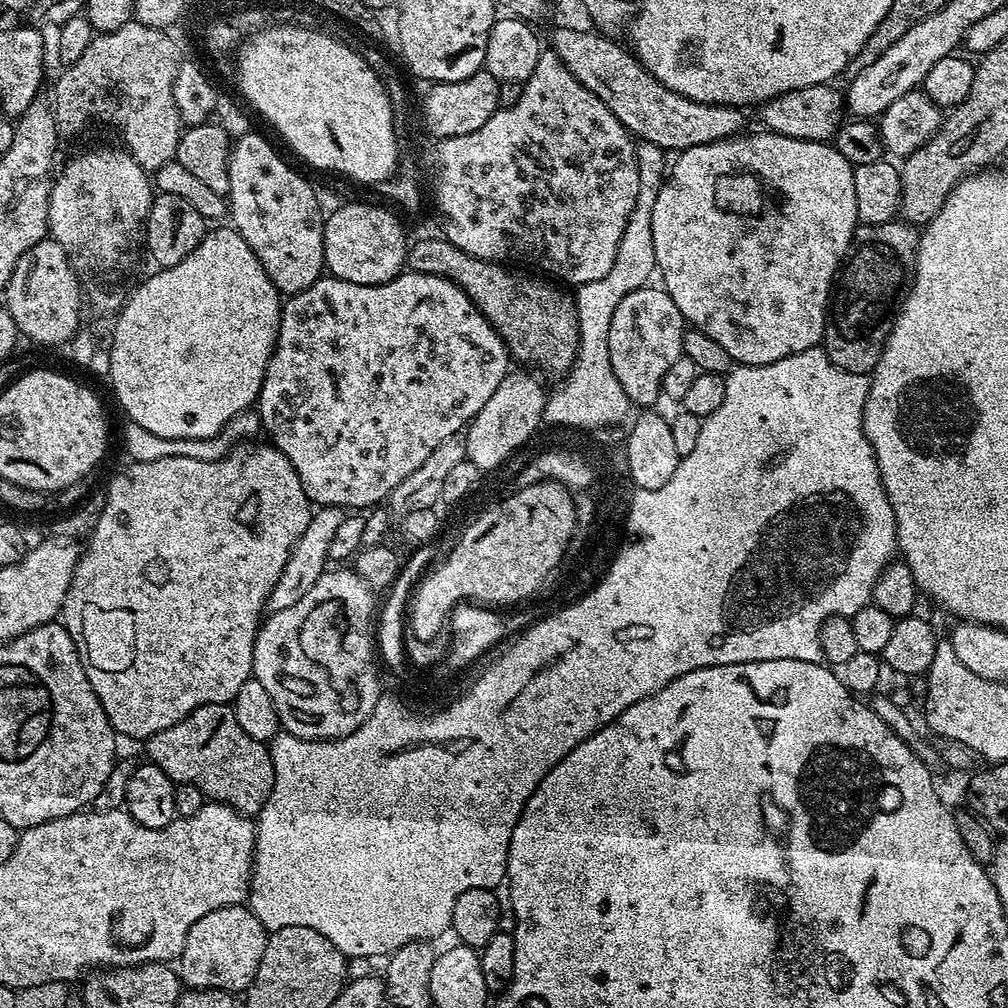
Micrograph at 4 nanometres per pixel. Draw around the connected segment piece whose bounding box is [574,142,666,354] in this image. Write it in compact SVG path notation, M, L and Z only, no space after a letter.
M640 142L636 144L636 161L638 162L638 198L634 202L634 210L626 222L626 230L622 230L622 238L618 242L618 254L614 254L614 266L602 278L594 282L586 282L575 289L574 297L577 310L577 324L580 331L580 342L577 350L592 350L600 354L600 350L610 350L610 318L614 318L614 310L626 294L645 287L649 283L648 275L657 271L654 254L654 226L652 211L654 201L658 198L658 190L666 179L665 149Z

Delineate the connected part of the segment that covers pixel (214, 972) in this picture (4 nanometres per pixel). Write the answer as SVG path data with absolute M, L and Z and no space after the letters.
M231 904L218 910L210 910L206 918L198 918L194 926L190 926L190 934L186 934L186 946L182 946L182 954L178 958L178 975L185 989L209 988L233 994L247 993L254 982L254 974L258 974L258 962L266 950L266 942L270 933L258 922L252 909L239 904Z

